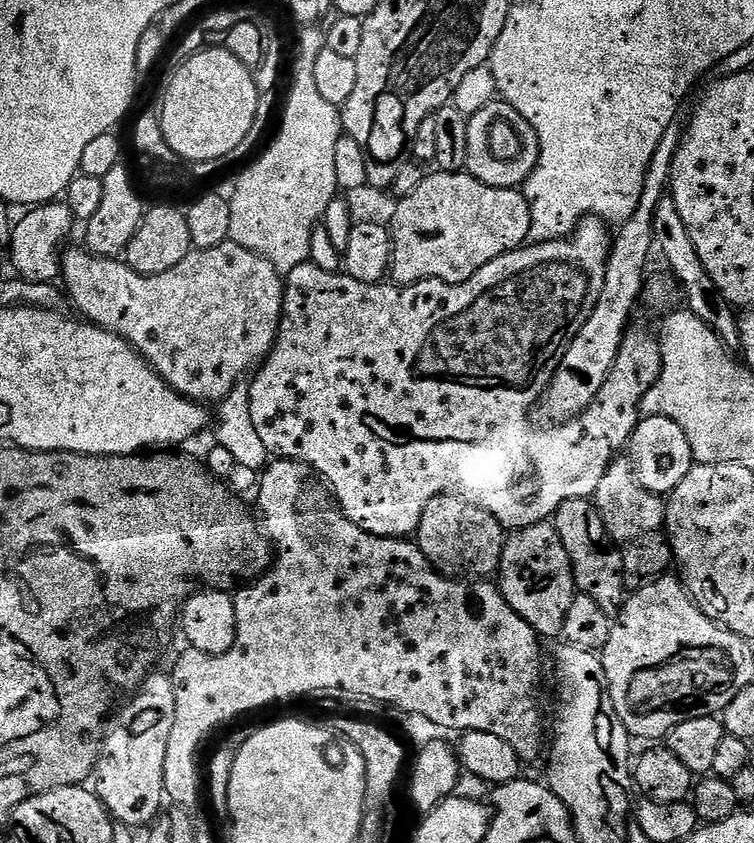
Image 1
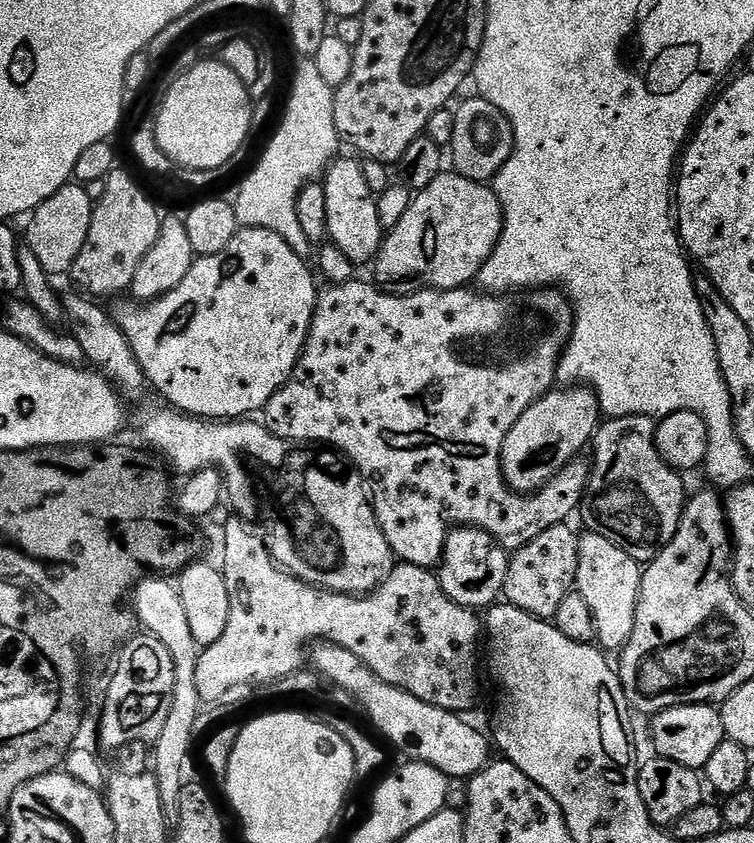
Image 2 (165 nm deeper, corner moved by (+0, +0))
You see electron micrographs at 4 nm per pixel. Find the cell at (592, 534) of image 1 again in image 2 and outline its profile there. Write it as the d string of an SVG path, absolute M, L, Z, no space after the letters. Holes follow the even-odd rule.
M585 531L578 542L578 570L576 571L575 591L586 598L586 606L590 606L590 614L594 614L596 627L595 643L601 649L623 649L634 630L634 614L638 606L641 561L630 558L614 542L602 538L602 534Z

